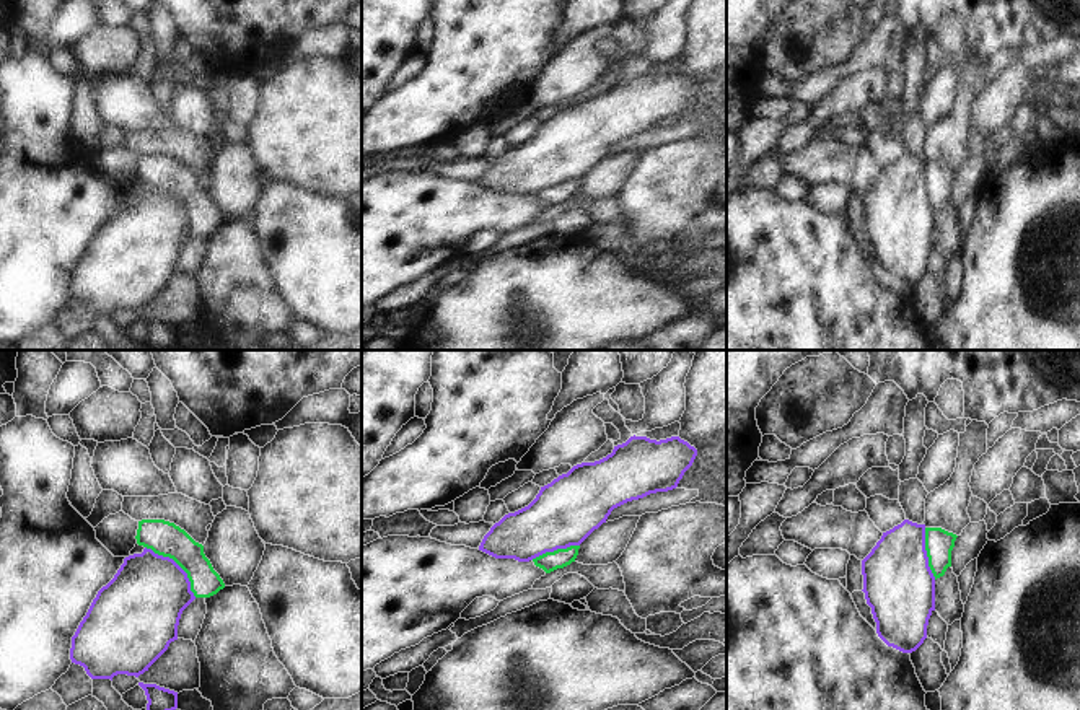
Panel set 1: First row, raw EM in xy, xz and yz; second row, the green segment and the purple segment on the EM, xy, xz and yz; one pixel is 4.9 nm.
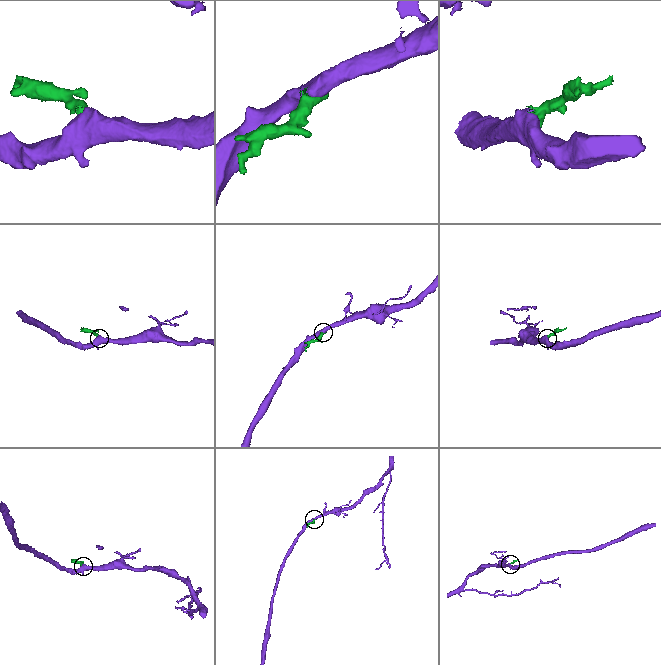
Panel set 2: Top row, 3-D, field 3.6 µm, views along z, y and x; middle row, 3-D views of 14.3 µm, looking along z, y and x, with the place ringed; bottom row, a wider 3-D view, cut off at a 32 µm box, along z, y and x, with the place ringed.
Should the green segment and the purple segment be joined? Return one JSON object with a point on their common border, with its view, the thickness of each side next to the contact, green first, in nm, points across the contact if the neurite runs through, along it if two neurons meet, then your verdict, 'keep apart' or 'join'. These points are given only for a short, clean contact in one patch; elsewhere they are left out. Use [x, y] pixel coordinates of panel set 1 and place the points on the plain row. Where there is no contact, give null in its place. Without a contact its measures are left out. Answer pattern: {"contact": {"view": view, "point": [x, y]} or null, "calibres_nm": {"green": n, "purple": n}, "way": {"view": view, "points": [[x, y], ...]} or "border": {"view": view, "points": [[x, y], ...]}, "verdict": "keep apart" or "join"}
{"contact": {"view": "xy", "point": [178, 199]}, "calibres_nm": {"green": 170, "purple": 380}, "border": {"view": "xy", "points": [[145, 181], [168, 191], [186, 209], [189, 225], [196, 232]]}, "verdict": "keep apart"}

